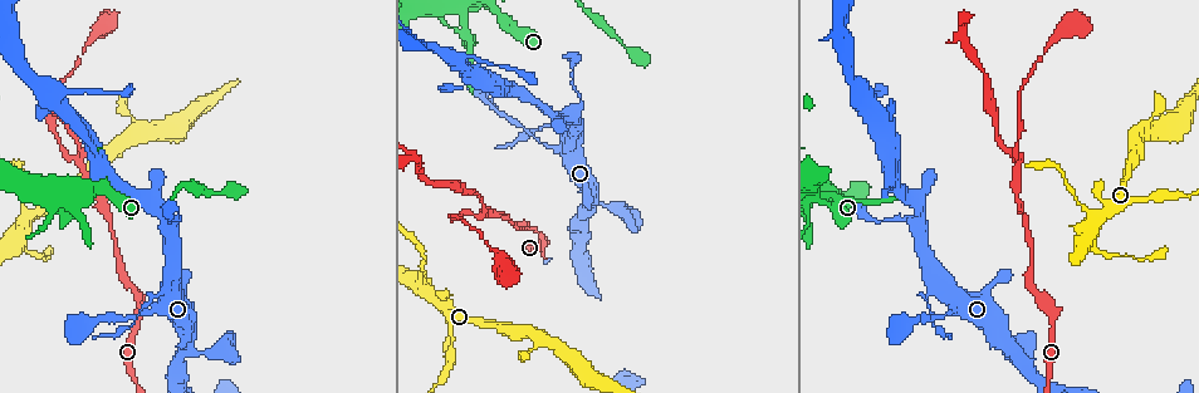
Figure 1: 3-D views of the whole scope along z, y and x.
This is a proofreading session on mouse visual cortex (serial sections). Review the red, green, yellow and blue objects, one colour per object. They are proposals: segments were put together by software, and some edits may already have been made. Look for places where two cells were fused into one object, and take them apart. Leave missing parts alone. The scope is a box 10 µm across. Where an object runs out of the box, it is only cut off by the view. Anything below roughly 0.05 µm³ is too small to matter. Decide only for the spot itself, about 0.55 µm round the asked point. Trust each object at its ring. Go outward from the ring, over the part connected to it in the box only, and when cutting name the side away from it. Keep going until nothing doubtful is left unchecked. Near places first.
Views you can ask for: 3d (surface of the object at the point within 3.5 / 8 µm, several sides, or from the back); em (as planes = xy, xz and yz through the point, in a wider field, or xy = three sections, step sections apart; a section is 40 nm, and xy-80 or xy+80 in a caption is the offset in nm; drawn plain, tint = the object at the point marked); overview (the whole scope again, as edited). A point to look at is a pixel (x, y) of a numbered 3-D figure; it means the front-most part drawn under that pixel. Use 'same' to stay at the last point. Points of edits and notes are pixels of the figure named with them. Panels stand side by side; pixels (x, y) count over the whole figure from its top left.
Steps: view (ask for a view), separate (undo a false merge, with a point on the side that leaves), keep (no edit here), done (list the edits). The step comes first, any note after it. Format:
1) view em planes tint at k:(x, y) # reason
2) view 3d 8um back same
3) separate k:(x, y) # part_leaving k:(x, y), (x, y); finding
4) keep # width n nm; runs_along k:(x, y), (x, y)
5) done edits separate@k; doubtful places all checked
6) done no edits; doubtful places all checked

view 3d 8um at 1:(1019, 161) # arms part here

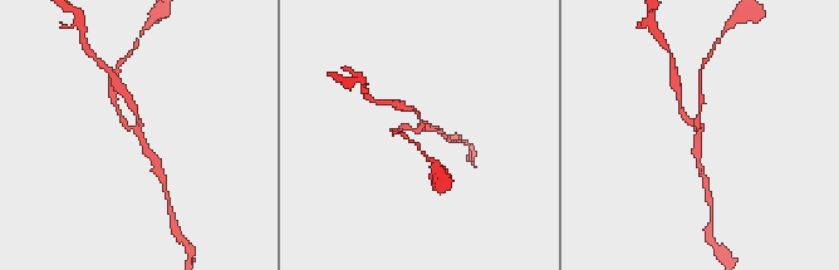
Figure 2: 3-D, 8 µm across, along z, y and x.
view em planes tint same # arms 3; arm_widths 150, 150, 150 nm

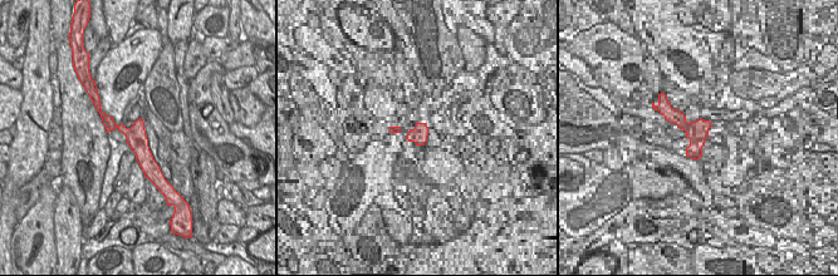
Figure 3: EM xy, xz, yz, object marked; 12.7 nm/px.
keep # runs_along 2:(156, 162), (114, 104); continuous, no second cell

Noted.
view 3d 8um at 1:(26, 222) # small branch off a trunk

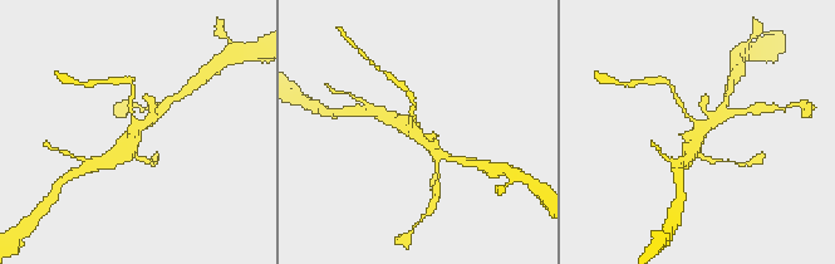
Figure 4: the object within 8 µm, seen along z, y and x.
view 3d 3.5um same # zoom in

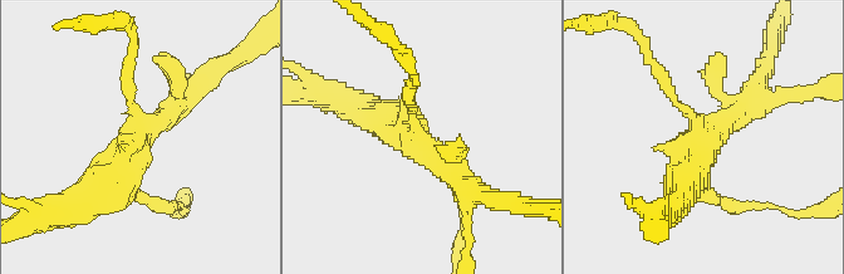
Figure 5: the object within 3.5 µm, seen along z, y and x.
view em xy step 1 tint at 5:(421, 146) # arms 4; arm_widths 150, 200, 300, 450 nm

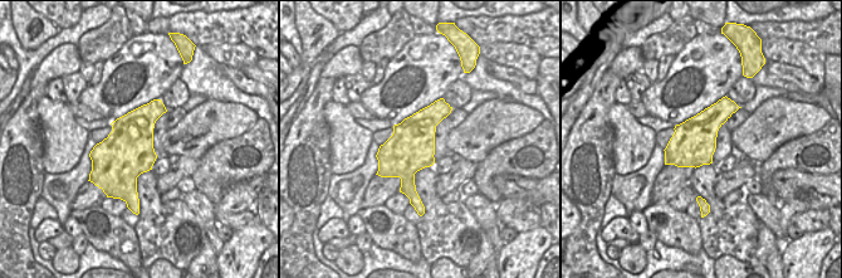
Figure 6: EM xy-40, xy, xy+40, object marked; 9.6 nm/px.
keep # width 460 nm; runs_along 5:(194, 89), (89, 201); one cell here

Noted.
view 3d 3.5um at 1:(833, 196) # abrupt turn

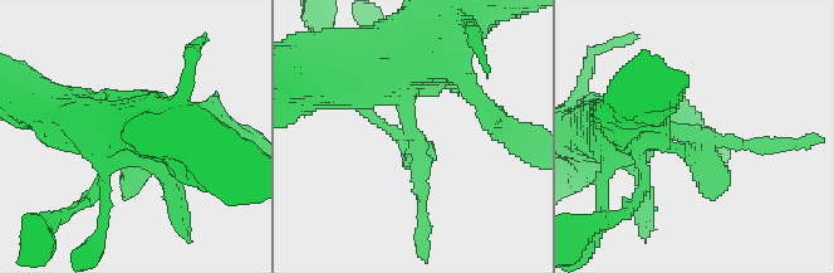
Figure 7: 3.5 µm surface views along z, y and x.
view em xy step 3 plain at 7:(405, 128)

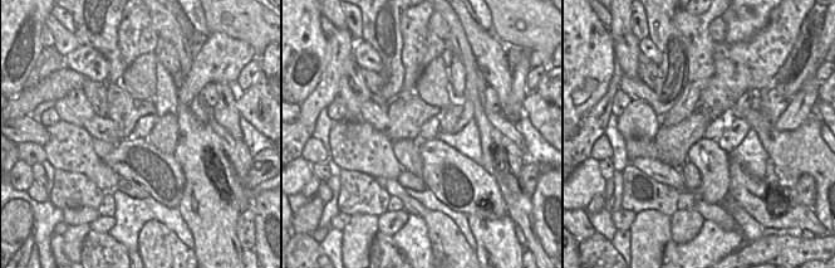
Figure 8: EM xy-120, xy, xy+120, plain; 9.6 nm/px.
view em xy step 3 tint same # with the object marked

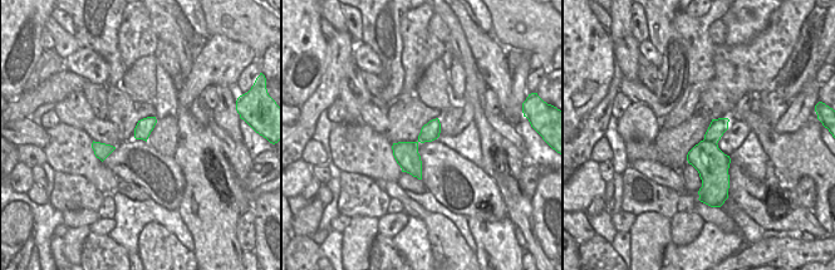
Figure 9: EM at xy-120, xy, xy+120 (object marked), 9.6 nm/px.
keep # runs_along 7:(627, 131), (697, 136), (714, 198); all the same cell

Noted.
done no edits; doubtful places all checked

